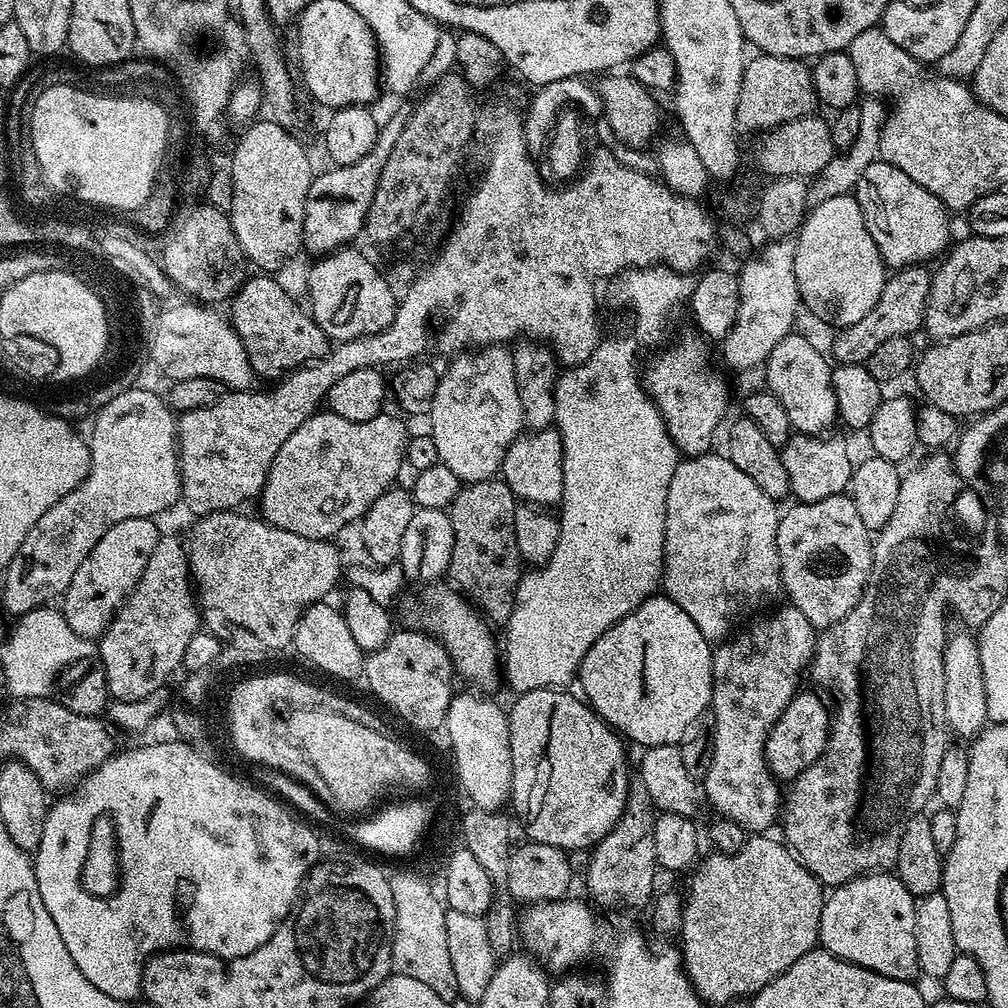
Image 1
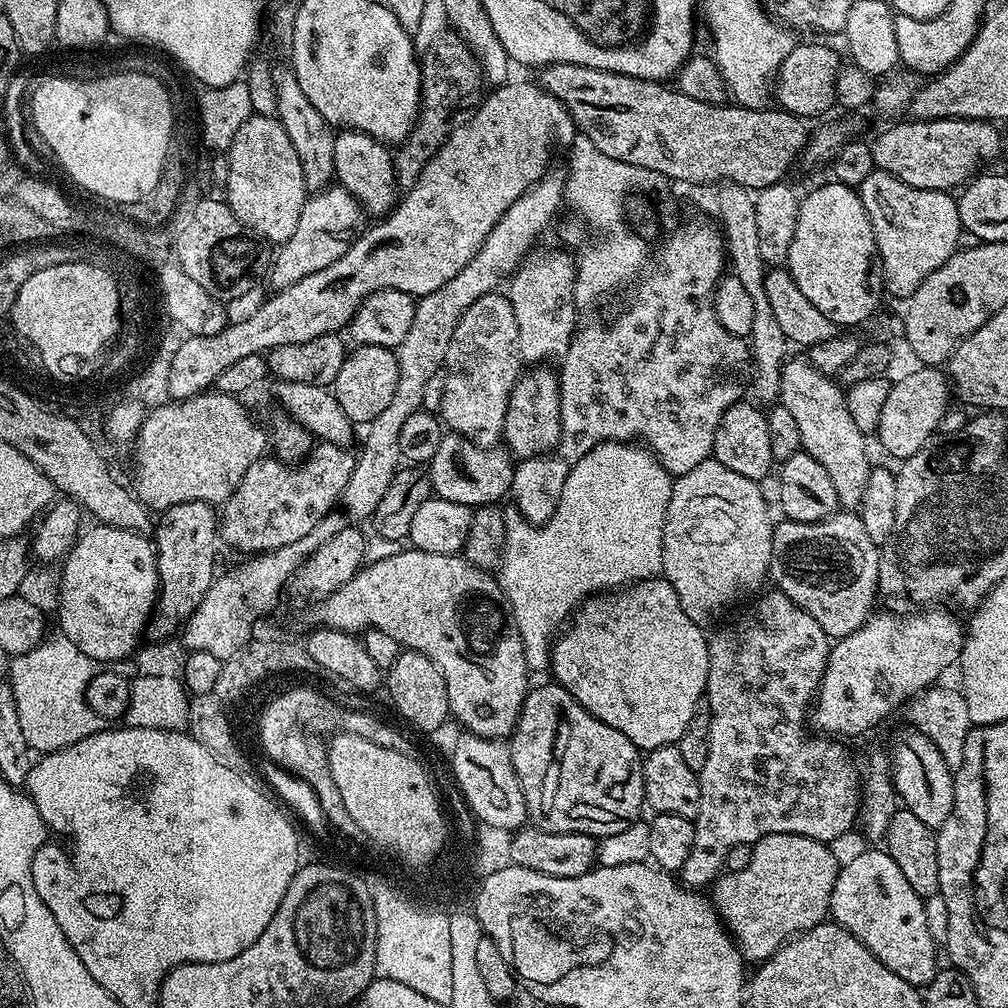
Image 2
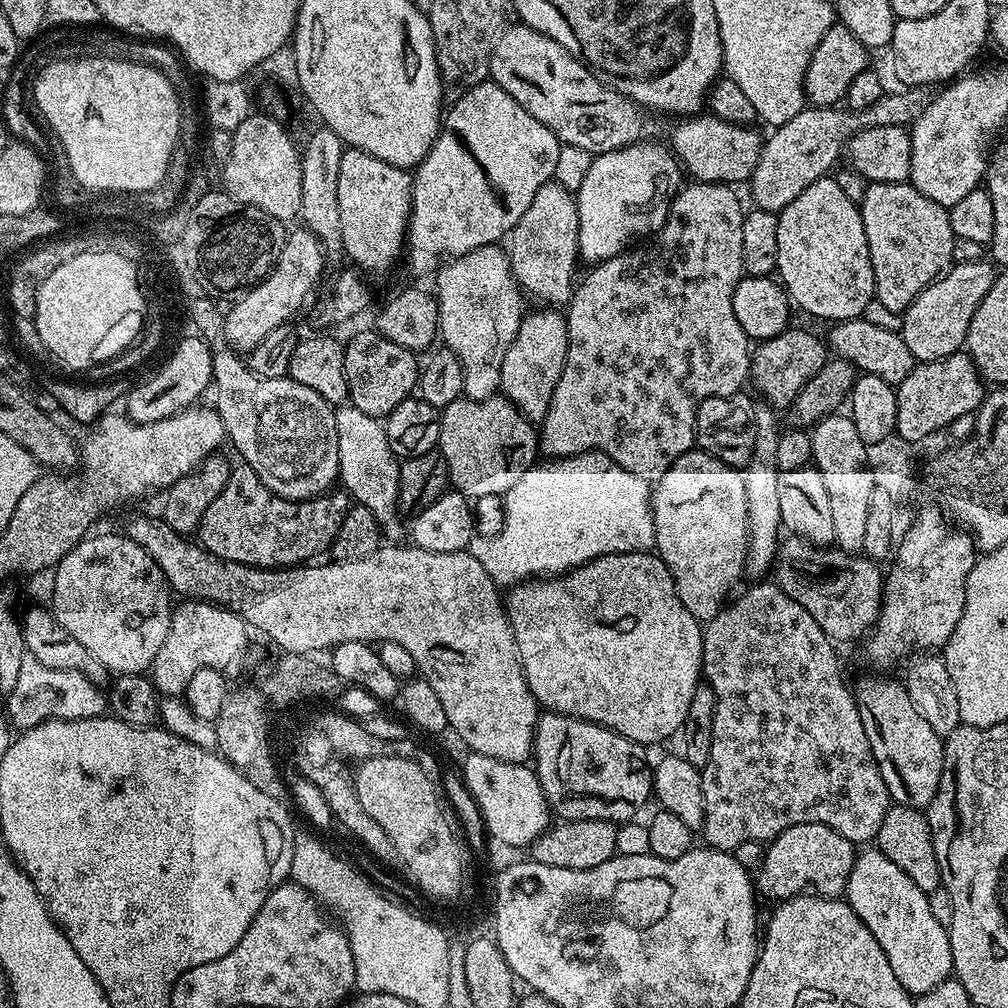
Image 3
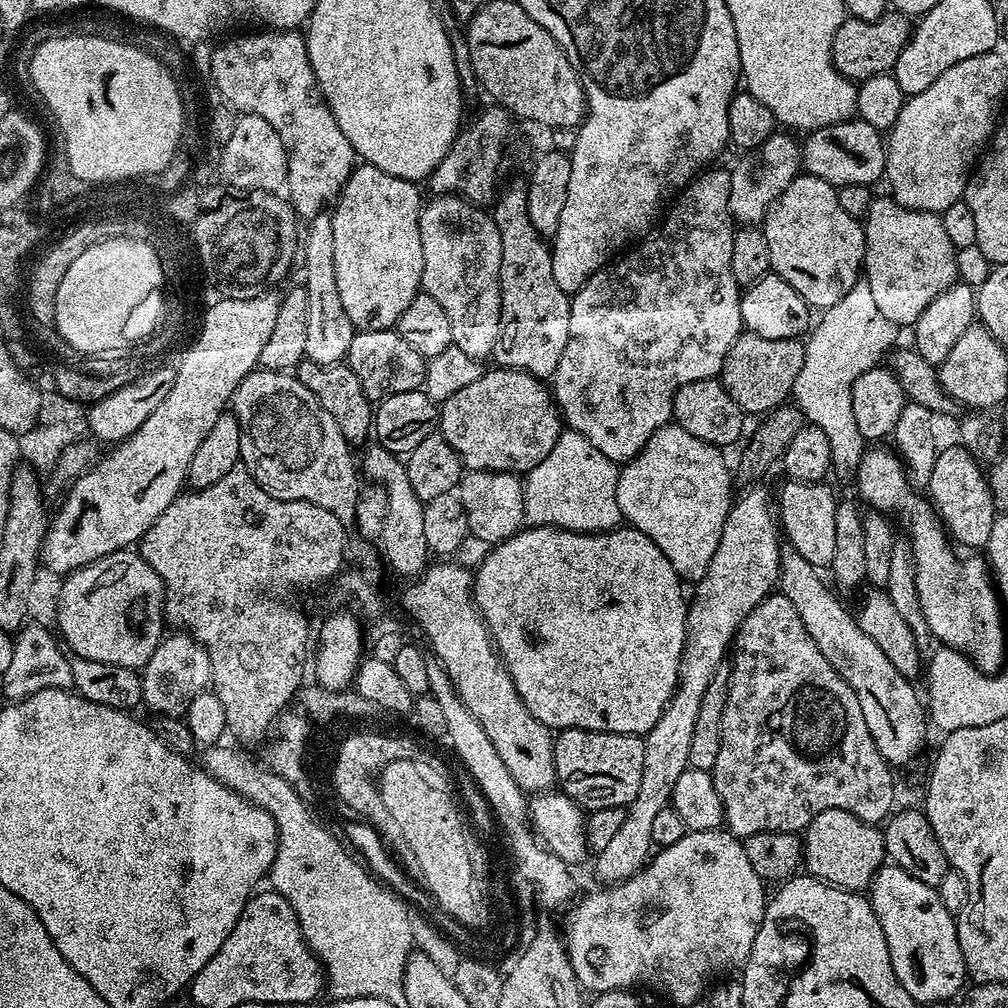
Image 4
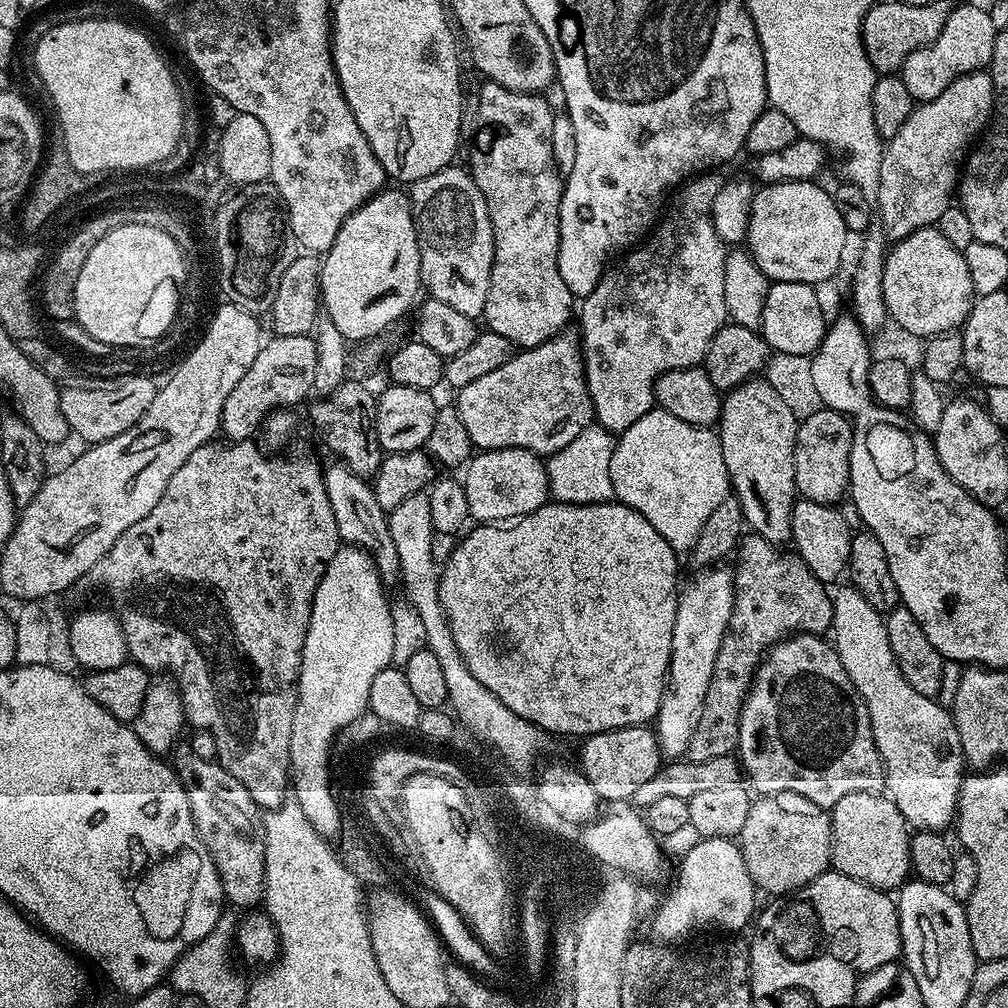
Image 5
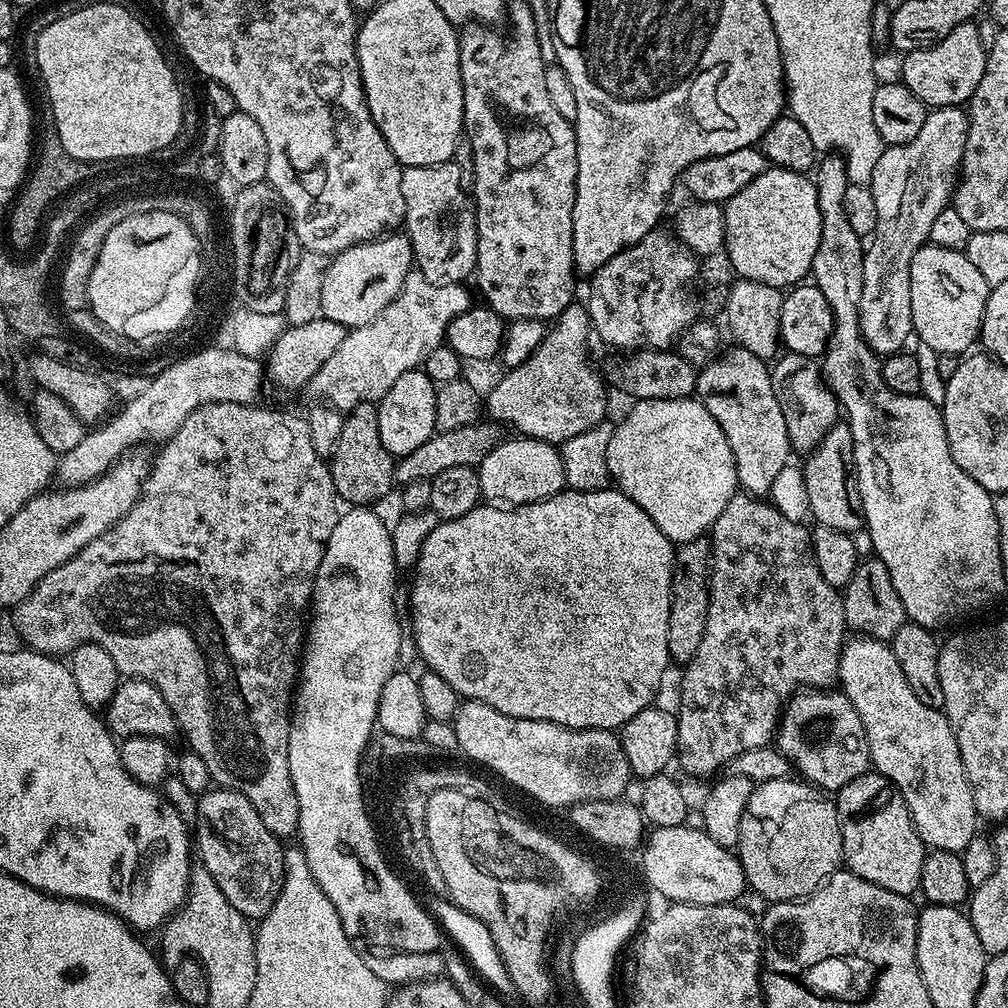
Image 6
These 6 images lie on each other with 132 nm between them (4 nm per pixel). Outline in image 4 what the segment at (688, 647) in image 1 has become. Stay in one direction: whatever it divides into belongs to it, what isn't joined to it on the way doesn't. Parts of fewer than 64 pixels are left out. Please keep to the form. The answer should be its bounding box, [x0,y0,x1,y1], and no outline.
[472,526,688,736]

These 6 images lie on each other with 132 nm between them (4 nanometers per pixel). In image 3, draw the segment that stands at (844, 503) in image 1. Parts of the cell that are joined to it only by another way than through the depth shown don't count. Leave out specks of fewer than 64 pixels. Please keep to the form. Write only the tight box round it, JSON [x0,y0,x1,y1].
[774,535,884,641]

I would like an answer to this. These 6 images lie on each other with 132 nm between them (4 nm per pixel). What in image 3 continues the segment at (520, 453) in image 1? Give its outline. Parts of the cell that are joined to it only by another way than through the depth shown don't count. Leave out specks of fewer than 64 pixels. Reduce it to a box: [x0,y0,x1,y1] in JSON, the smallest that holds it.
[499,306,568,422]

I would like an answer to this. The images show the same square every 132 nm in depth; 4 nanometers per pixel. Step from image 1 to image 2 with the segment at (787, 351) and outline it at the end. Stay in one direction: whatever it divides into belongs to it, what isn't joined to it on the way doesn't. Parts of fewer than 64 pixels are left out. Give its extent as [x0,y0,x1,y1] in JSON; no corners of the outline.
[779,359,874,510]

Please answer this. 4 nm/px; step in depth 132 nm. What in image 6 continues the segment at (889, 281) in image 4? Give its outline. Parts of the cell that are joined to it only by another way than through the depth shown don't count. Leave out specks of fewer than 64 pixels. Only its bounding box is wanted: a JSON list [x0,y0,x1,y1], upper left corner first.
[910,242,989,356]

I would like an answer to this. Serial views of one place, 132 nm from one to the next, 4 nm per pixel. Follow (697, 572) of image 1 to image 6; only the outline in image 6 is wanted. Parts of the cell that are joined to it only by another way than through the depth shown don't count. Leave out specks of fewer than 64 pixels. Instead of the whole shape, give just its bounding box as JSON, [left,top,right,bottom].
[606,398,738,545]

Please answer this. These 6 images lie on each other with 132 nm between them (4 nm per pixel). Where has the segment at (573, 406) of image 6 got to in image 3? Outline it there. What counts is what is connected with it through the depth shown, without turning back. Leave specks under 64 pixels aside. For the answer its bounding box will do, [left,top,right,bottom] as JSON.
[440,395,538,501]

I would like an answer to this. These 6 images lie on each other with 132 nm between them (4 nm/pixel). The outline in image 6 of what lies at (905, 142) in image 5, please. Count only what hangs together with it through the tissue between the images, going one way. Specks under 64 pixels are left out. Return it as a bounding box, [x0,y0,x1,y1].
[858,107,968,358]

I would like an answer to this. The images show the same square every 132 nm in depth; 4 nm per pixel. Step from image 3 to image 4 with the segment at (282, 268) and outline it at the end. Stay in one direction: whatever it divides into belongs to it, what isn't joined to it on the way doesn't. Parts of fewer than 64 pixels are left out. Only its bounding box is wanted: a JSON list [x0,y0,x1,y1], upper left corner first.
[40,290,280,574]

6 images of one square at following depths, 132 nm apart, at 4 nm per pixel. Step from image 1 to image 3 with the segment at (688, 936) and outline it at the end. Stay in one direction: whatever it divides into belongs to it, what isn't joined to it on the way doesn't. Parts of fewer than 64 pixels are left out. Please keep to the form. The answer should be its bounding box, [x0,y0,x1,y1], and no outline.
[754,824,858,901]

